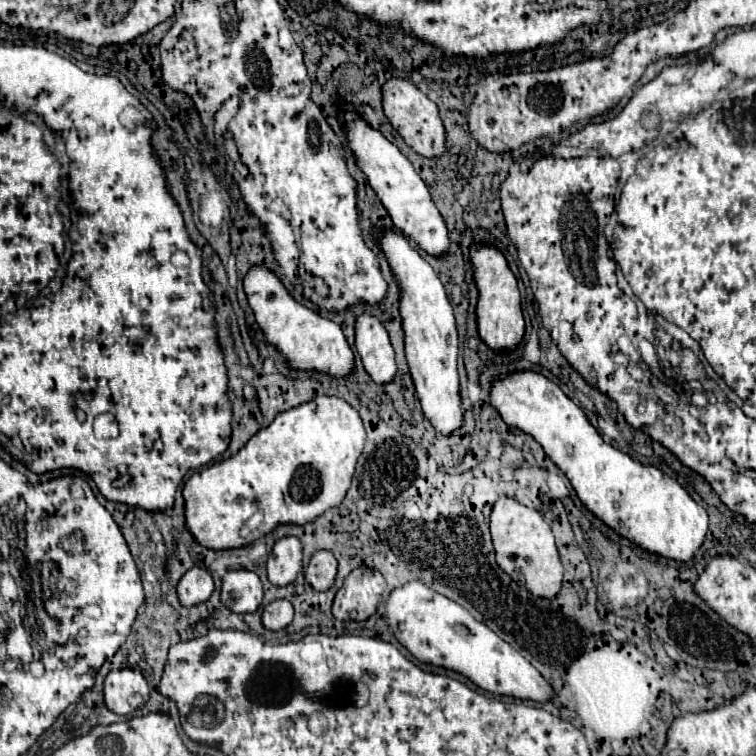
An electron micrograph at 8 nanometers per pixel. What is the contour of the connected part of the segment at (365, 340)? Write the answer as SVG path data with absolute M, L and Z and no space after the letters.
M363 313L355 321L355 349L361 357L365 371L375 383L389 383L395 377L397 365L393 347L385 327L377 317Z

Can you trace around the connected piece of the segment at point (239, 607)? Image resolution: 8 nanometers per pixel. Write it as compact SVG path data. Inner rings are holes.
M229 569L223 575L221 601L233 613L255 611L263 601L263 585L255 571L247 569Z

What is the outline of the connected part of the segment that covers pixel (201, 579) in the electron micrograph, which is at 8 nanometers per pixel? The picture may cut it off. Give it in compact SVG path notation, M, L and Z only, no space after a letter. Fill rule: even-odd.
M201 567L189 569L177 585L177 597L179 597L179 603L183 607L203 603L211 597L211 593L213 593L211 573L207 569L201 569Z

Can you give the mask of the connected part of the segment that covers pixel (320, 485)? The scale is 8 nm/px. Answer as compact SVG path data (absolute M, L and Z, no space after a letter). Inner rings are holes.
M317 395L299 407L283 411L275 417L275 421L269 427L257 431L249 439L249 443L243 449L239 449L237 455L213 463L211 467L197 471L189 477L189 481L183 487L187 529L203 547L231 549L253 543L255 539L269 533L273 527L281 523L305 525L345 499L357 459L363 451L363 443L365 429L357 409L353 409L347 401L339 397ZM259 509L265 513L263 523L247 537L241 537L241 525Z

